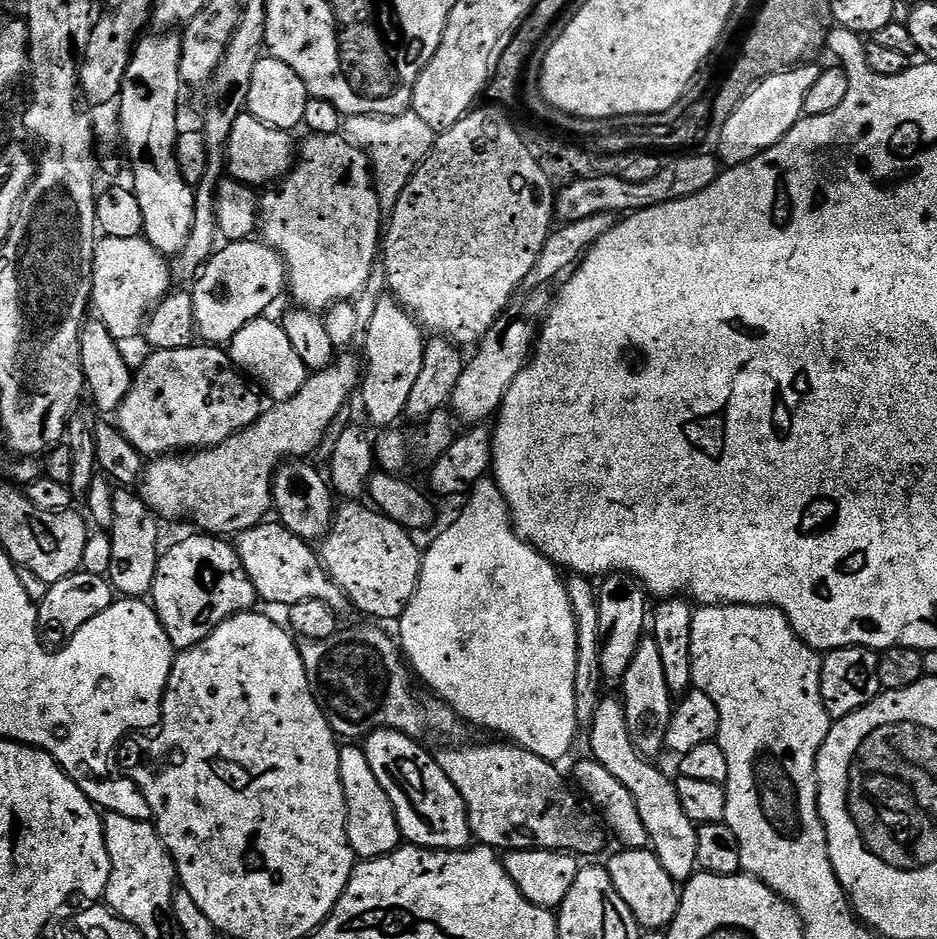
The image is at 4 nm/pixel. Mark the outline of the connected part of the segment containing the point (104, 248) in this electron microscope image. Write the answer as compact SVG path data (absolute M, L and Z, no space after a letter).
M143 235L134 238L110 238L104 236L97 239L92 249L92 299L91 311L95 319L110 330L110 334L118 342L132 340L141 335L144 322L149 312L169 295L168 276L169 261L161 255L152 243Z

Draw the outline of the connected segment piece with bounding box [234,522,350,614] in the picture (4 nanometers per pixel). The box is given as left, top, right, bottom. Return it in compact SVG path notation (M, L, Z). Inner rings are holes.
M261 522L246 529L235 537L234 547L240 555L246 574L250 574L250 582L254 582L254 590L261 601L268 604L287 606L294 602L317 600L326 602L330 610L337 614L349 611L347 594L330 578L324 568L317 549L311 543L298 538L279 522Z

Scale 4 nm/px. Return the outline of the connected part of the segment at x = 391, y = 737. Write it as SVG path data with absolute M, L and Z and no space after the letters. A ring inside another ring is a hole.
M380 728L365 737L362 747L373 773L377 775L398 818L401 837L411 846L426 848L432 851L460 851L469 847L472 840L468 811L462 796L450 778L442 770L439 759L422 746L415 737L402 734L393 728Z

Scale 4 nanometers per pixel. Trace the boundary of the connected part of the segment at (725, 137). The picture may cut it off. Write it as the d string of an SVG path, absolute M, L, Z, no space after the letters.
M808 63L766 77L750 94L746 94L746 98L742 98L734 114L730 114L730 118L726 118L726 122L718 130L718 159L721 165L744 164L759 152L778 143L802 119L806 94L814 87L814 82L818 82L818 74L822 71L821 65Z

